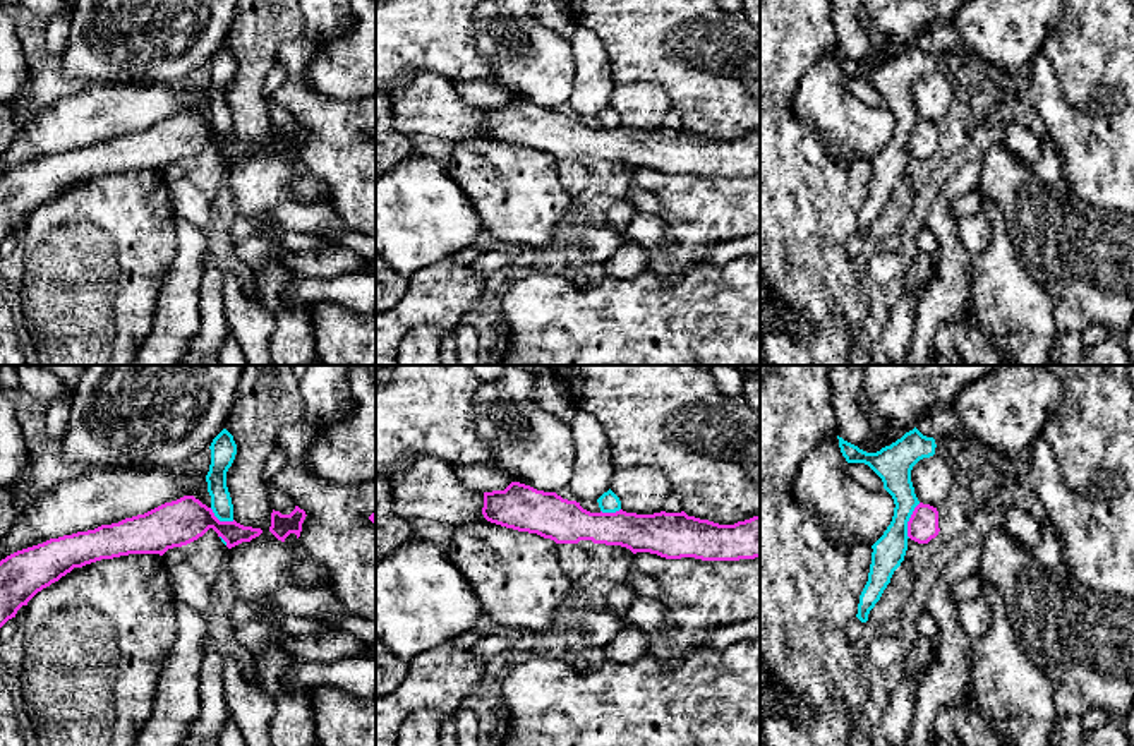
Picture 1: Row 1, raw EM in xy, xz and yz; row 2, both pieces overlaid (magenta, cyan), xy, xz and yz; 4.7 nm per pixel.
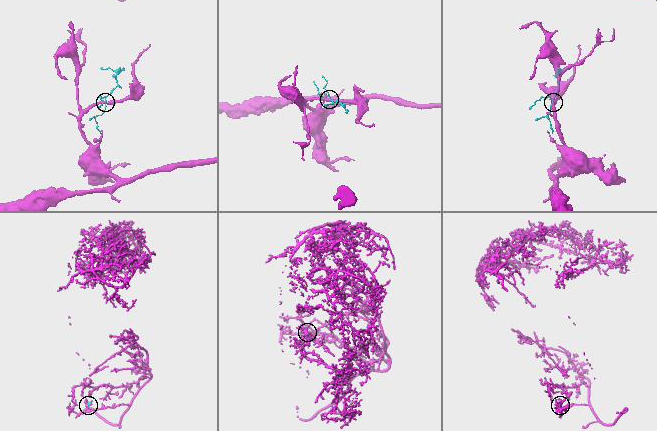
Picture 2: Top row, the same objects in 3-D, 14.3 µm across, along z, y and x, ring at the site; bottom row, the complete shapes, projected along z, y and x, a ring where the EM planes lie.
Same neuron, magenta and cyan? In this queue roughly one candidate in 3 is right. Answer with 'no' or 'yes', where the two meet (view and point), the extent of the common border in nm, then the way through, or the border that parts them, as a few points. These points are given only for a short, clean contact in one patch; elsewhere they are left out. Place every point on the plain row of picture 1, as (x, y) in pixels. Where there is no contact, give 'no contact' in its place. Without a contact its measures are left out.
no; meets magenta in yz at (910, 136); contact 180 nm long; border along yz (920, 119), (908, 138), (908, 153)

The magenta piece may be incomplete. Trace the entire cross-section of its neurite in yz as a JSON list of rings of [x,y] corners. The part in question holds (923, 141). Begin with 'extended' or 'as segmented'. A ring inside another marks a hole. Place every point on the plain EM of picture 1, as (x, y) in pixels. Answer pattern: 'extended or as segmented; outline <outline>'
as segmented; outline [[[920,118],[908,137],[908,153],[918,159],[928,159],[938,147],[937,123]]]

